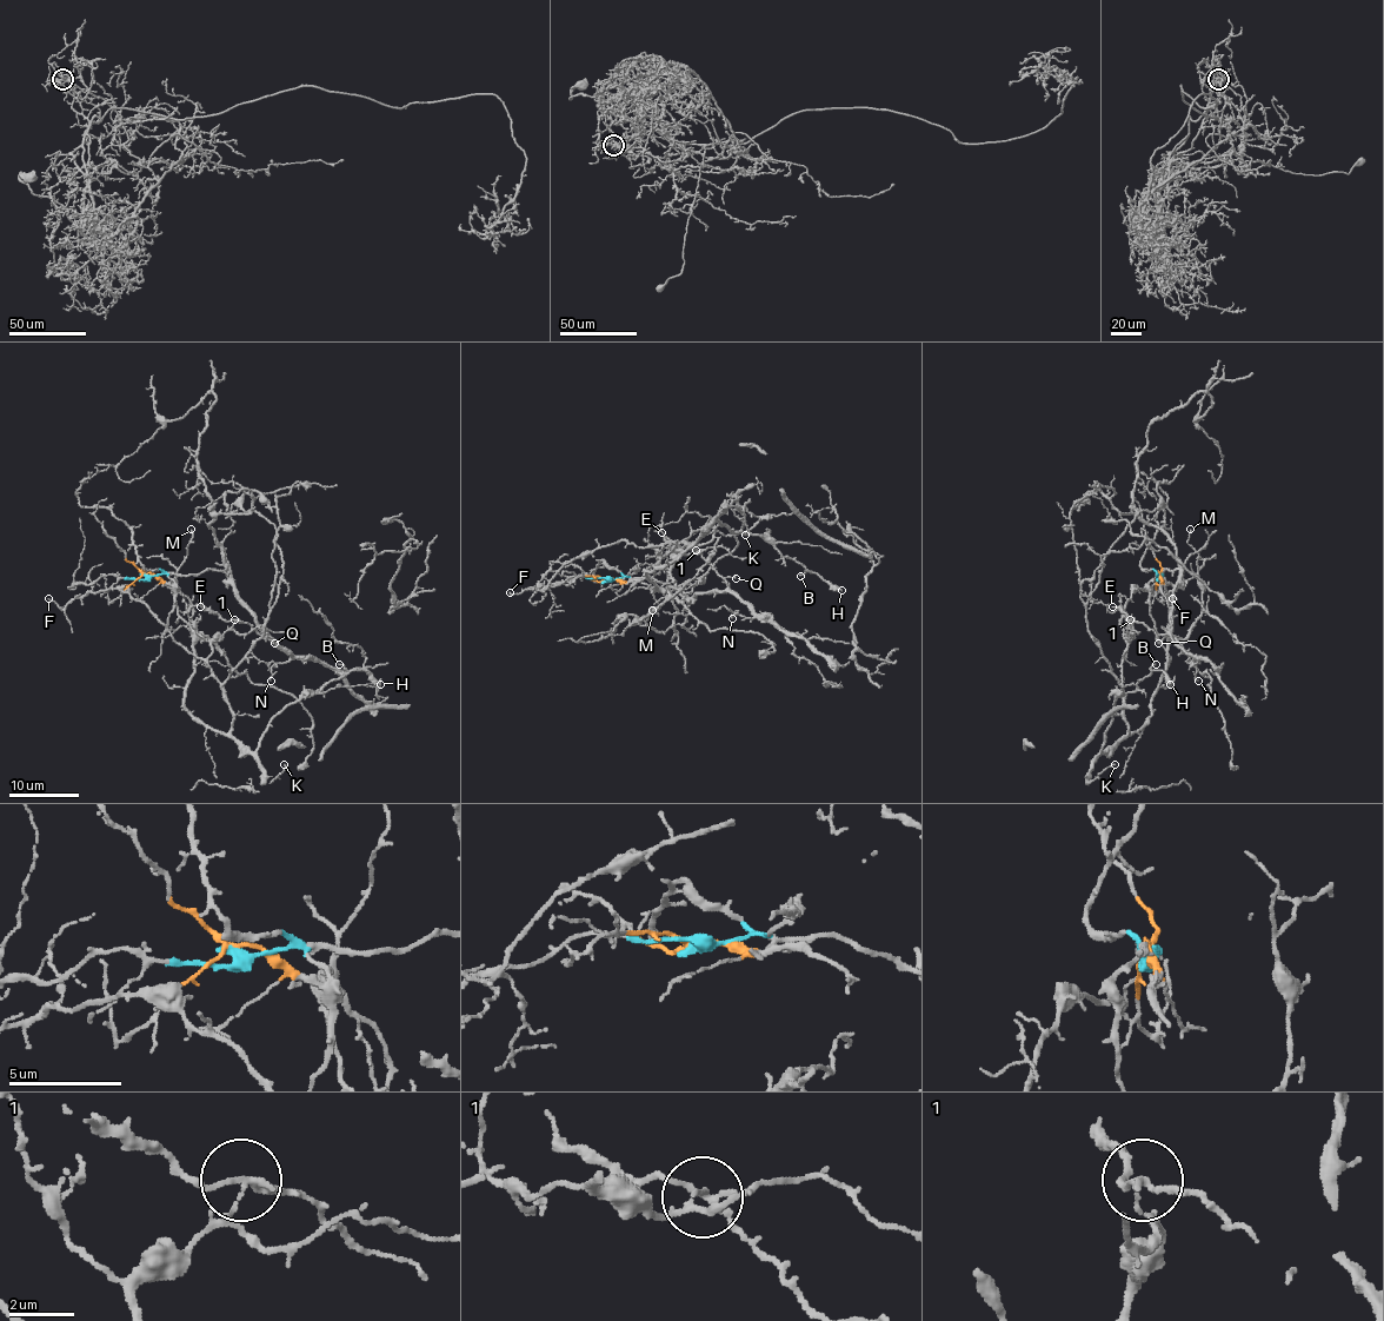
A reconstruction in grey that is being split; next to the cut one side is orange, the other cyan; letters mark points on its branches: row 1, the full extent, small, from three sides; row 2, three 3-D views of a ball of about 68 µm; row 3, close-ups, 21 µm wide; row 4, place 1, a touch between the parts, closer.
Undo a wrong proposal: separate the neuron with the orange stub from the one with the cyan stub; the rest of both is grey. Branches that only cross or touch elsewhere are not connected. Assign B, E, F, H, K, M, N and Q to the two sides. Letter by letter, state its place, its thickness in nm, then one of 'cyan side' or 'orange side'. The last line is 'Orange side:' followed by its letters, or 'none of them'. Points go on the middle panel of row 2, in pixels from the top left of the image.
B: at (800, 576); 120 nm thick; orange side
E: at (661, 532); 100 nm thick; cyan side
F: at (510, 592); 120 nm thick; orange side
H: at (842, 590); 340 nm thick; orange side
K: at (745, 535); 120 nm thick; orange side
M: at (652, 610); 130 nm thick; orange side
N: at (732, 618); 120 nm thick; cyan side
Q: at (736, 578); 120 nm thick; cyan side
Orange side: B, F, H, K, M

